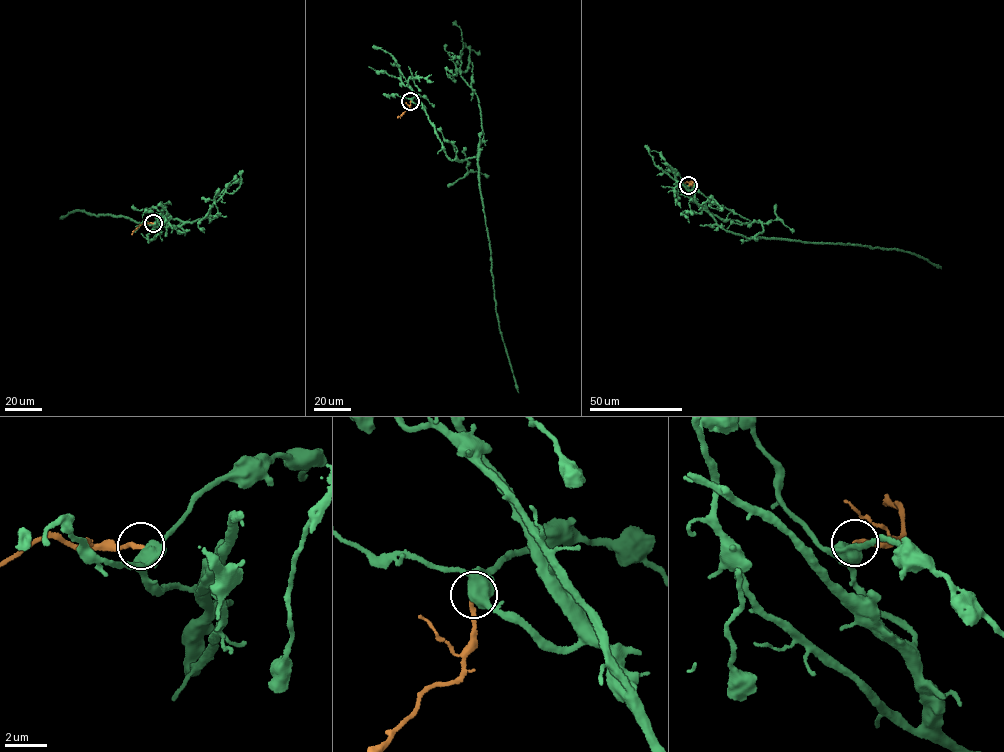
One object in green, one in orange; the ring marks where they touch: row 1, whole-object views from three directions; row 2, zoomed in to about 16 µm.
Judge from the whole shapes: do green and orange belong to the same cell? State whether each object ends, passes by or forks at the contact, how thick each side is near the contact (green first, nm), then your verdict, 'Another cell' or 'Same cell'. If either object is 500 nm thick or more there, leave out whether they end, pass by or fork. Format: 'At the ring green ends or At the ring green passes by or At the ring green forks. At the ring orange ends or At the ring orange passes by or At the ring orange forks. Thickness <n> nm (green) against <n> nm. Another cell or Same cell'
Thickness 500 nm (green) against 220 nm. Another cell

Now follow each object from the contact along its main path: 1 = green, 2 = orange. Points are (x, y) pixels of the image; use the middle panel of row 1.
1: (410, 100), (425, 109), (450, 158), (459, 161), (476, 155), (481, 142), (478, 180), (495, 310), (518, 392)
2: (410, 100), (409, 108), (397, 117)

